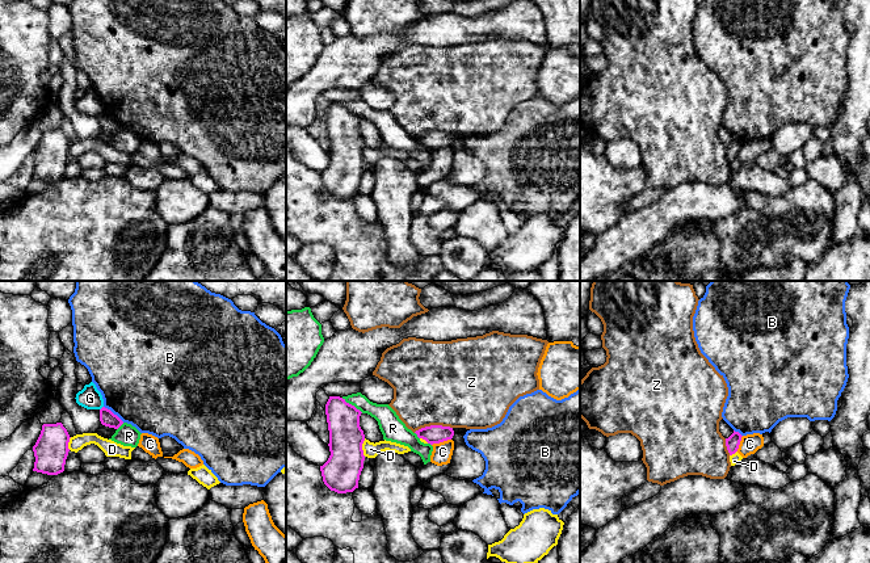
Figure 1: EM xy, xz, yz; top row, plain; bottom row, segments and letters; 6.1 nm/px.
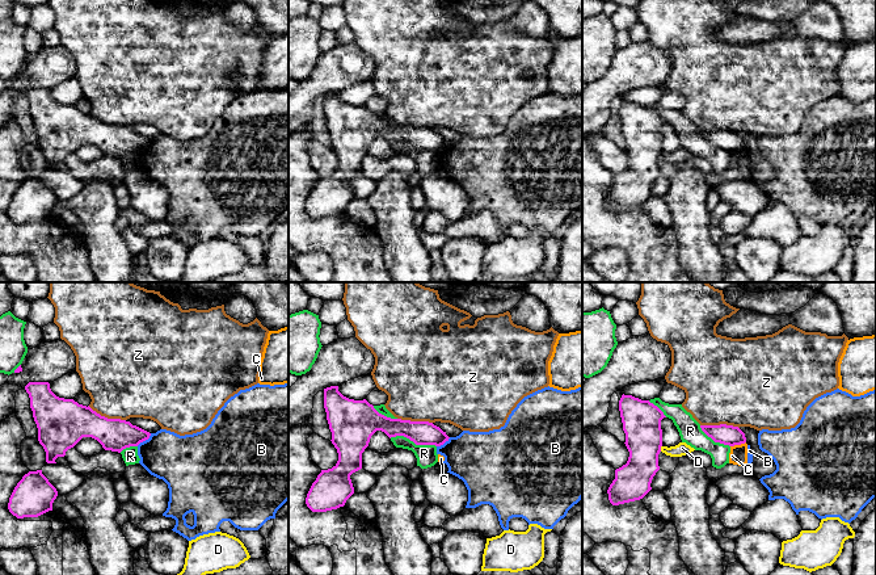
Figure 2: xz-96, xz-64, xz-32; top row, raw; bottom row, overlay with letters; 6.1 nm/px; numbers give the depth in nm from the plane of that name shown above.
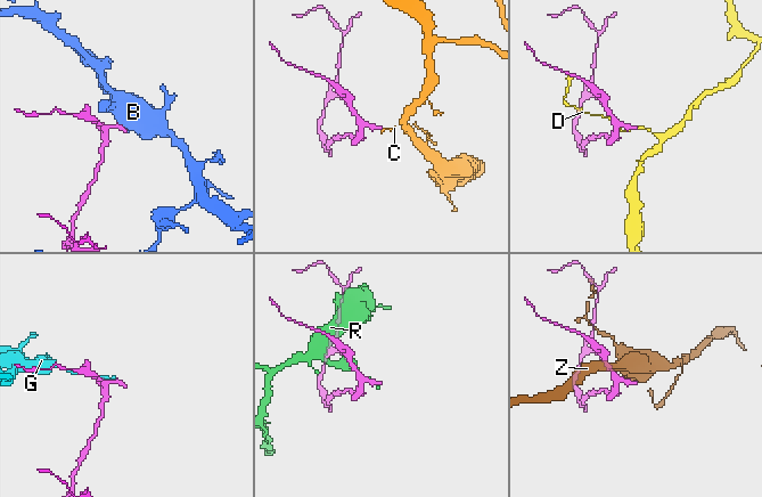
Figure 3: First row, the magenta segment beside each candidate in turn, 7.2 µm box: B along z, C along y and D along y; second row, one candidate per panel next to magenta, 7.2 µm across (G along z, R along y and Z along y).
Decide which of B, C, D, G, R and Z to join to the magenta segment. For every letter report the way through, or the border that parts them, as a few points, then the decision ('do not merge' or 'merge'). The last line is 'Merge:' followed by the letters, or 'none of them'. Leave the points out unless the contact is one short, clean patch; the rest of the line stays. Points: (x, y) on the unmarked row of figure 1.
B: border xy (104, 112), (124, 127); do not merge
C: border xz (450, 145), (432, 151); do not merge
D: do not merge
G: do not merge
R: do not merge
Z: border xz (452, 133), (425, 131), (414, 138); do not merge
Merge: none of them

